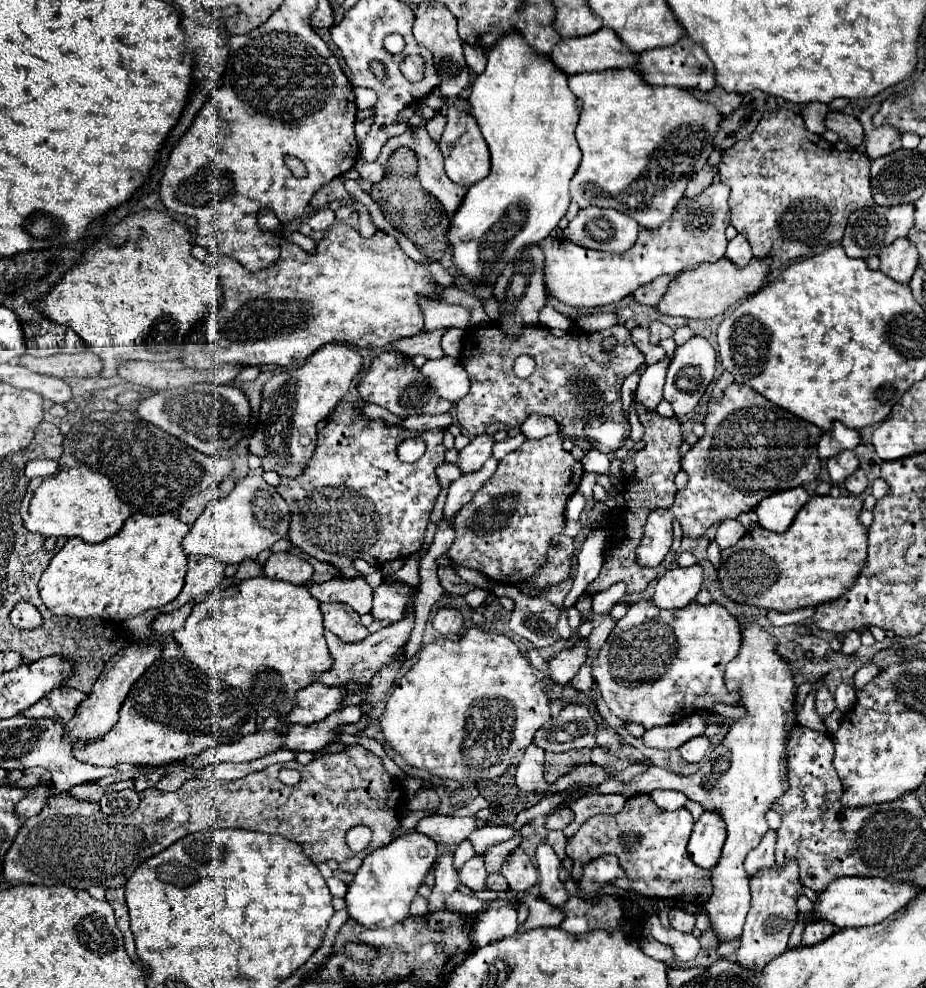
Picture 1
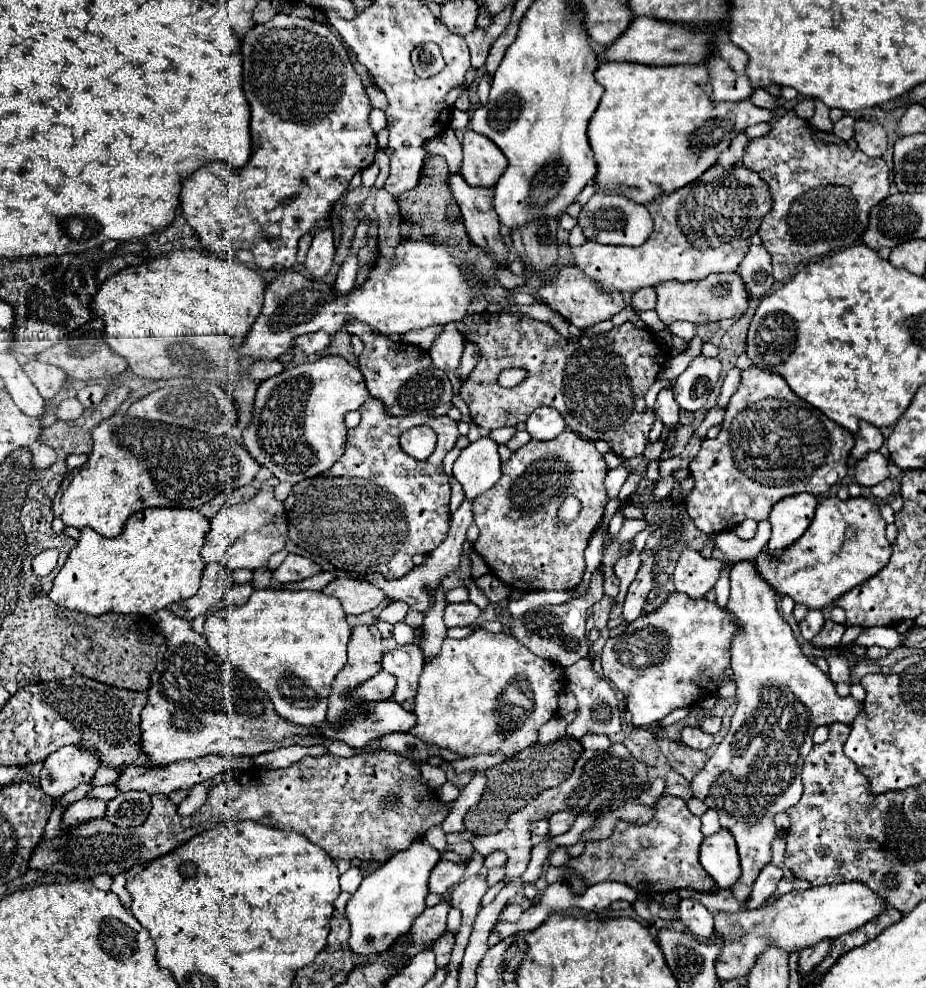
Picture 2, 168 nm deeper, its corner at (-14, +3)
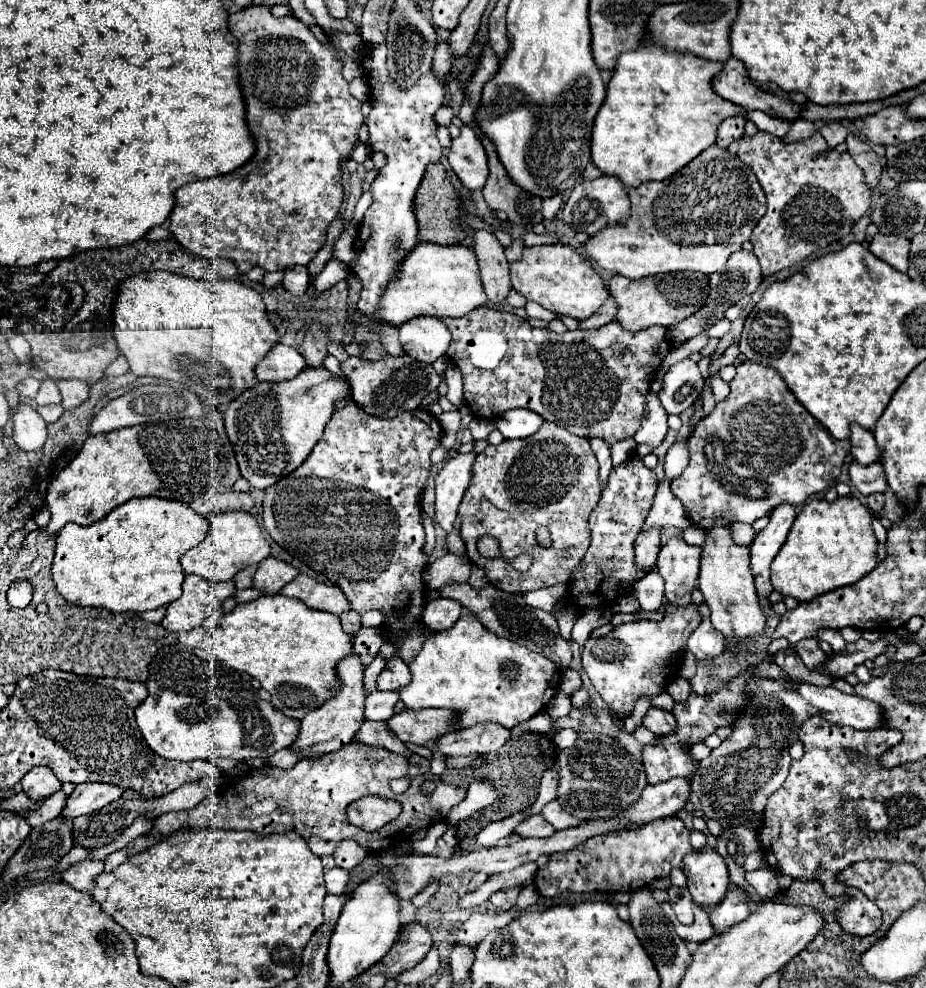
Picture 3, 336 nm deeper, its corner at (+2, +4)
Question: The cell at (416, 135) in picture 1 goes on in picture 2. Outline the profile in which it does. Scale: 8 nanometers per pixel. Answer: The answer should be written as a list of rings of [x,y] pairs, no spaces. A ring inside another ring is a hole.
[[[458,173],[448,175],[448,187],[452,189],[458,207],[462,207],[464,225],[472,243],[486,247],[492,257],[504,261],[506,247],[500,241],[498,215],[492,207],[492,189],[472,187]]]

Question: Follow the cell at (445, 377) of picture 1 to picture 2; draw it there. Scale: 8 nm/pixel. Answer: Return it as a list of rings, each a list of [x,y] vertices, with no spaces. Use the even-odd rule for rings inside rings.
[[[454,323],[444,325],[444,331],[438,335],[434,345],[430,347],[428,355],[432,357],[432,363],[442,371],[456,371],[460,367],[464,349],[464,337],[456,329]]]

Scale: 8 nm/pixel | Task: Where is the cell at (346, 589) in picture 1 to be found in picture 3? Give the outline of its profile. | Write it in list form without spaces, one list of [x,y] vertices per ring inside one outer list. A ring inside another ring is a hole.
[[[298,574],[292,582],[288,582],[280,590],[280,594],[300,598],[308,608],[332,612],[336,616],[350,610],[350,604],[346,600],[344,592],[340,592],[340,588],[318,582],[318,580],[310,578],[310,576],[306,576],[306,574]]]

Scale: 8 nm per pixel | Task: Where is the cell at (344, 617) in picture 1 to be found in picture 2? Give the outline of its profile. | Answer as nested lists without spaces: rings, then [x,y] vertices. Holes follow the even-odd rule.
[[[360,625],[360,627],[352,629],[352,637],[348,641],[348,663],[336,675],[336,681],[332,685],[332,693],[330,693],[330,699],[328,699],[328,721],[330,723],[340,723],[342,715],[350,713],[352,709],[362,707],[362,703],[346,703],[342,699],[342,693],[346,689],[352,689],[352,687],[360,685],[362,681],[374,677],[378,671],[382,671],[382,665],[380,665],[382,655],[384,655],[384,651],[382,651],[382,635],[380,635],[380,631],[374,625]]]

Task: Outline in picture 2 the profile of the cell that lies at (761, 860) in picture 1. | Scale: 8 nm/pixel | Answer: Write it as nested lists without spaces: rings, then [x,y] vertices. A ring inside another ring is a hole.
[[[772,863],[766,865],[760,871],[760,875],[758,875],[758,879],[752,887],[752,895],[748,899],[748,909],[760,907],[762,901],[766,901],[770,895],[774,895],[776,885],[780,883],[780,879],[782,879],[782,869],[778,865],[772,865]]]

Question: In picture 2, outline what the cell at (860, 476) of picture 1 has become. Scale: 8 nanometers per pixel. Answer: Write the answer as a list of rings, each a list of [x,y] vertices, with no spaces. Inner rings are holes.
[[[886,479],[884,483],[874,485],[870,491],[872,491],[872,495],[874,495],[874,497],[878,497],[878,499],[886,499],[886,497],[890,497],[890,495],[892,495],[894,485],[892,485],[892,481],[890,481],[890,479]]]

